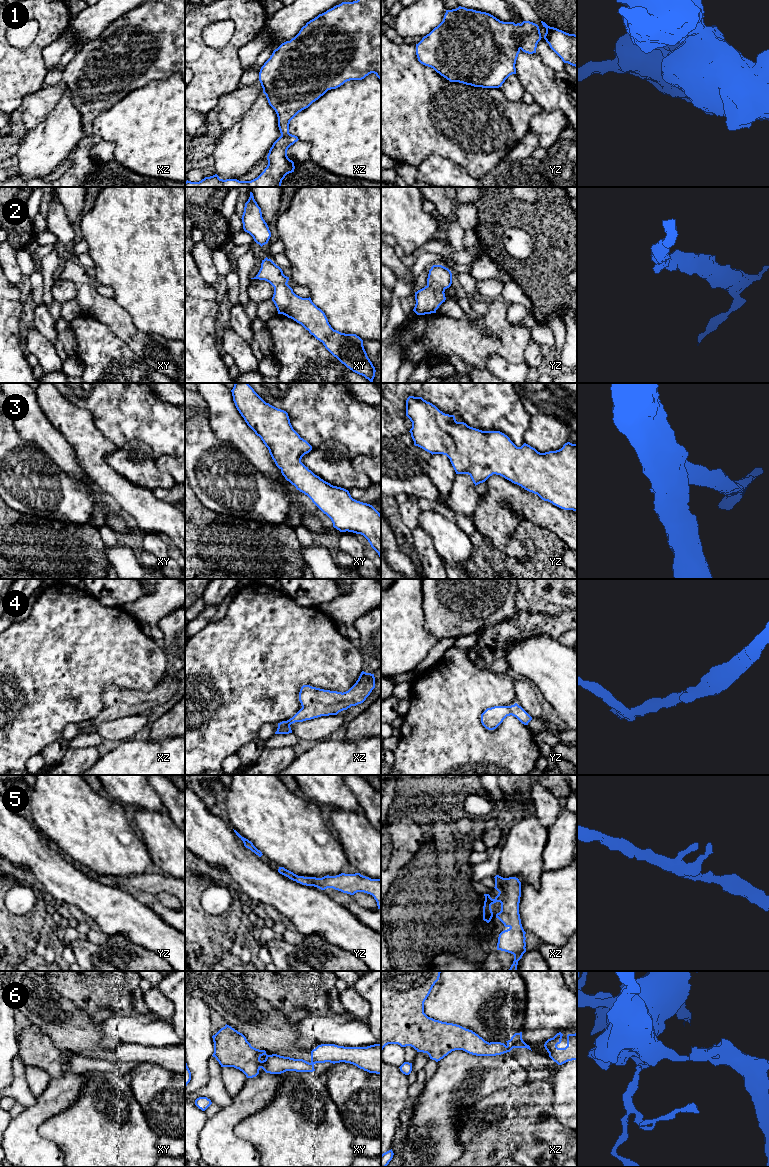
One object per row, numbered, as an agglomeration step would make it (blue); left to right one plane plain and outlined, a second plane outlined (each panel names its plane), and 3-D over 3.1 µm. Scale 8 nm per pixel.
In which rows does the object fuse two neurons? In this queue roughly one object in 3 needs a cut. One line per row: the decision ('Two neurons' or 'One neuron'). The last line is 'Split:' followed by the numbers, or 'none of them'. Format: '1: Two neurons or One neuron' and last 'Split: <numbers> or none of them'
1: One neuron
2: One neuron
3: One neuron
4: One neuron
5: One neuron
6: Two neurons
Split: 6

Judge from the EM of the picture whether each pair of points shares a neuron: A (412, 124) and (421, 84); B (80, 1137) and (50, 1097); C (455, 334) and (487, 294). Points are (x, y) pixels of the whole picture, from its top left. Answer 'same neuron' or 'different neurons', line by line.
A: same neuron
B: different neurons
C: different neurons

